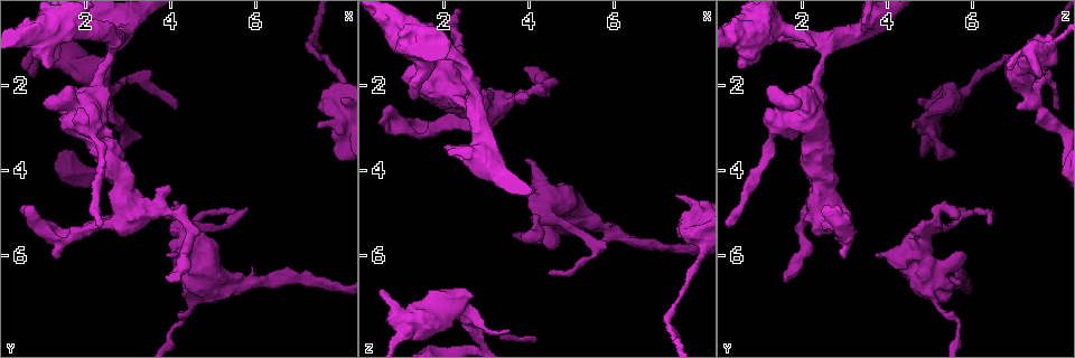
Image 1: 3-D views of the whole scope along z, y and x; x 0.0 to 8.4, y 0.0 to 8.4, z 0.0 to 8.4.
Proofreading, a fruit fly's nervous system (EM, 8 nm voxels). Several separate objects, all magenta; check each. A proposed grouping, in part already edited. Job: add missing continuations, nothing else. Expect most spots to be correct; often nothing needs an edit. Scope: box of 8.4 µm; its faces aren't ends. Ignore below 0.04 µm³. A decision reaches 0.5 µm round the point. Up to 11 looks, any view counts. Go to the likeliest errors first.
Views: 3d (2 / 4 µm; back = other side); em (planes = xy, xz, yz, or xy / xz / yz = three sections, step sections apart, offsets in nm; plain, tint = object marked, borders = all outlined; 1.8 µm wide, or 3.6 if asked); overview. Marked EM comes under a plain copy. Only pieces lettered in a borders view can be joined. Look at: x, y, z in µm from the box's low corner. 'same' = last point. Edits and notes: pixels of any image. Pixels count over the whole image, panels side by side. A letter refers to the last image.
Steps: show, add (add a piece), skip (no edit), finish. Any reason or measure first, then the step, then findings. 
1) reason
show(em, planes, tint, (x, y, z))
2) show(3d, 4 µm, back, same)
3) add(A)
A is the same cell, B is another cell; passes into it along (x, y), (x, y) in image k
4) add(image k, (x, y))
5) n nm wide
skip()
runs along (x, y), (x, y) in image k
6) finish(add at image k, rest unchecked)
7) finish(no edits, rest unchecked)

end of a long branch
show(em, planes, borders, (0.65, 5.05, 3.10))

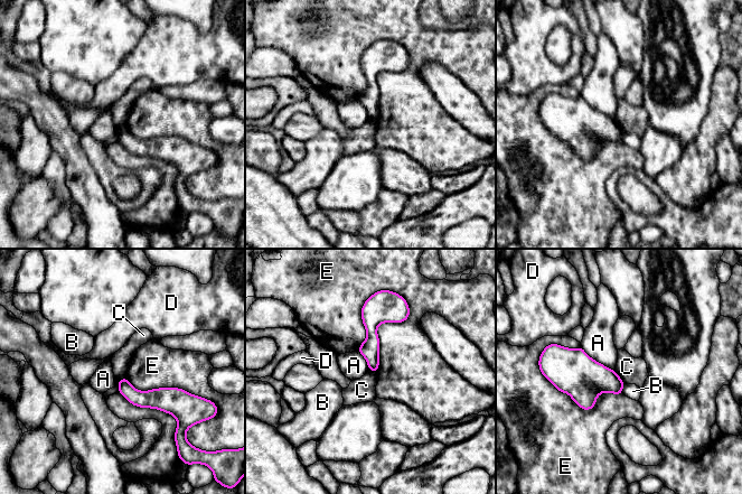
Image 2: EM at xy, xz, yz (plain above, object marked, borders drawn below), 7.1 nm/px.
E touches over 550 nm
skip()
A, B, C, D and E are other cells; runs along (365, 307), (372, 315), (374, 369) in image 2; none of them fits

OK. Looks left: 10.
thick end
show(3d, 2 µm, (3.85, 6.00, 3.75))

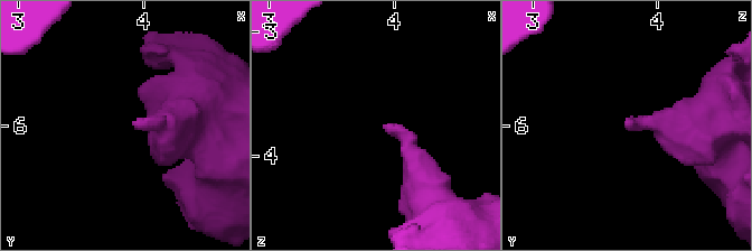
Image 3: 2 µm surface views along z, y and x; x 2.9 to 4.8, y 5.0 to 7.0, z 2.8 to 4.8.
show(em, yz, step 8, borders, (3.92, 5.98, 3.76))

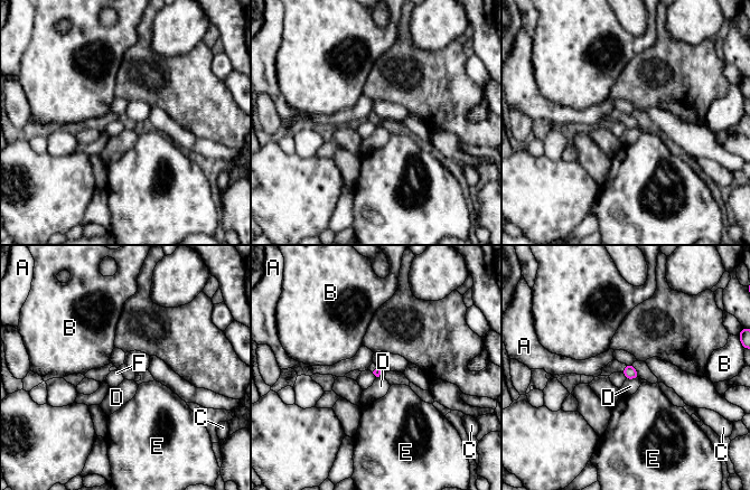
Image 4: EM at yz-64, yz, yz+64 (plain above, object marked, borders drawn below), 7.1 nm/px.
another direction
show(em, planes, borders, same)

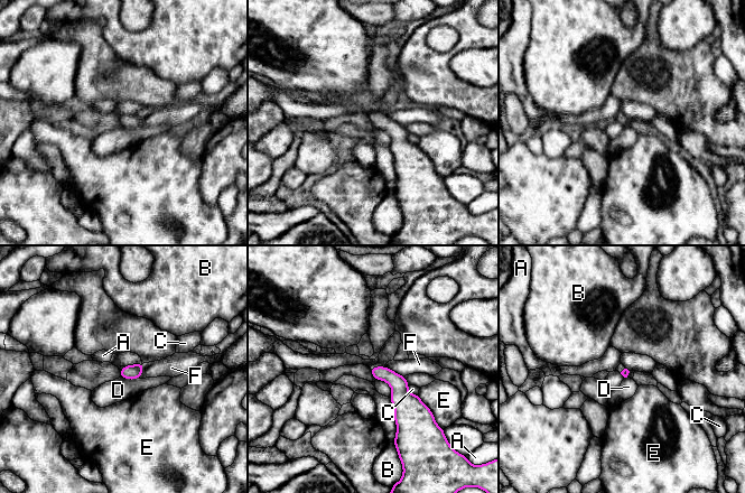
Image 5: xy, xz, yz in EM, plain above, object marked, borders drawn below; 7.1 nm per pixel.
E touches over 220 nm
skip()
A, B, C, D, E and F are other cells; no lettered piece goes on from it

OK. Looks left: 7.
calibre changes
show(em, 3.6 µm, planes, tint, (3.00, 4.70, 2.55))

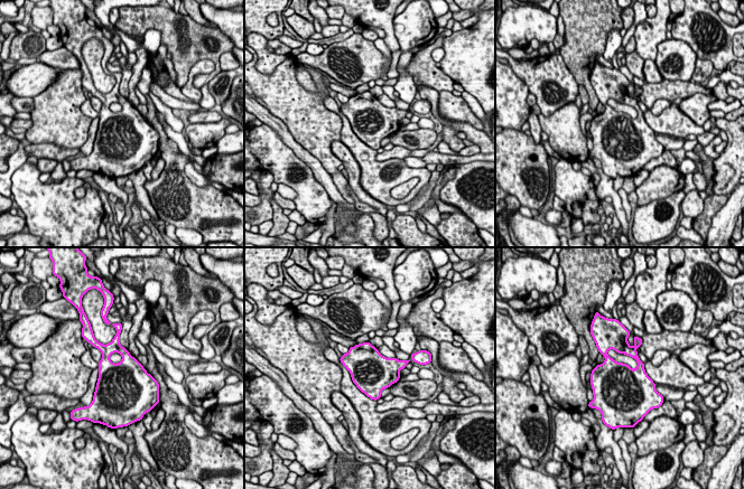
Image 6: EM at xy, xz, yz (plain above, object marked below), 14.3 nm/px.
show(em, 3.6 µm, planes, borders, same)

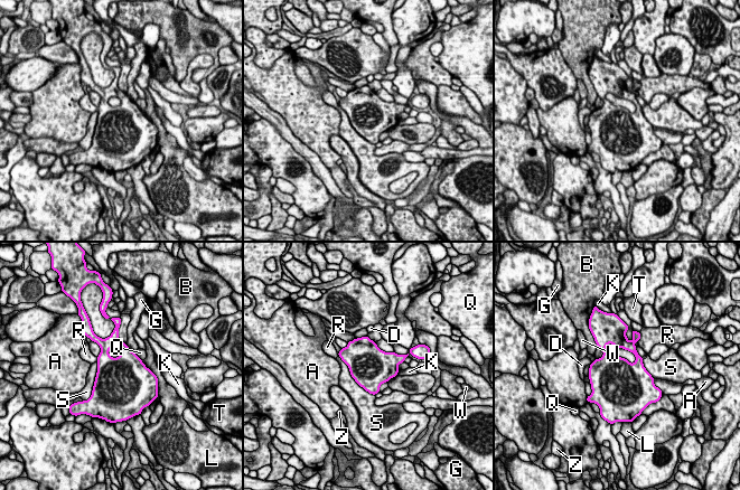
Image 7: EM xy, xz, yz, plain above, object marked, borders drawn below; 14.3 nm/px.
600 nm wide
skip()
A, B, D, G, K, L, Q, R, S, T, W and Z are other cells; border along (141, 360), (156, 376) in image 7; none of them fits

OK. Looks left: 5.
thick turns thin
show(3d, 4 µm, (1.25, 1.15, 7.75))

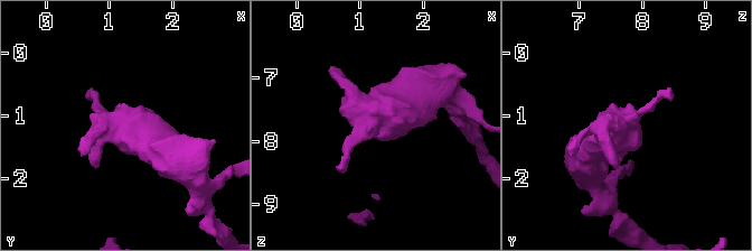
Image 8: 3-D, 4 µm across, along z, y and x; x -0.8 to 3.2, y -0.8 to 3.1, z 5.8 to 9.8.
show(em, 3.6 µm, yz, step 16, borders, (1.20, 1.10, 7.70))

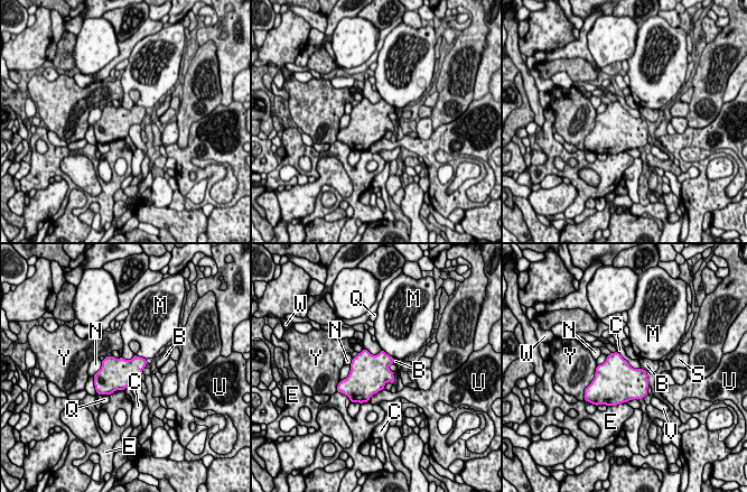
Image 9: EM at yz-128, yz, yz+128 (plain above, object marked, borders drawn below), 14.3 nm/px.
C touches over 440 nm
skip()
B, C, E, M, N, Q, S, U, V, W and Y are other cells; border along (617, 351), (632, 367), (641, 369) in image 9; none of them fits

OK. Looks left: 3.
finish(no edits, rest unchecked)

